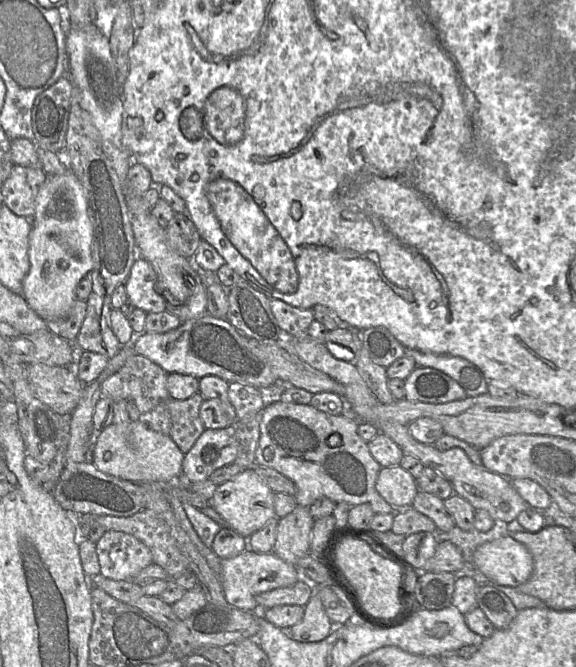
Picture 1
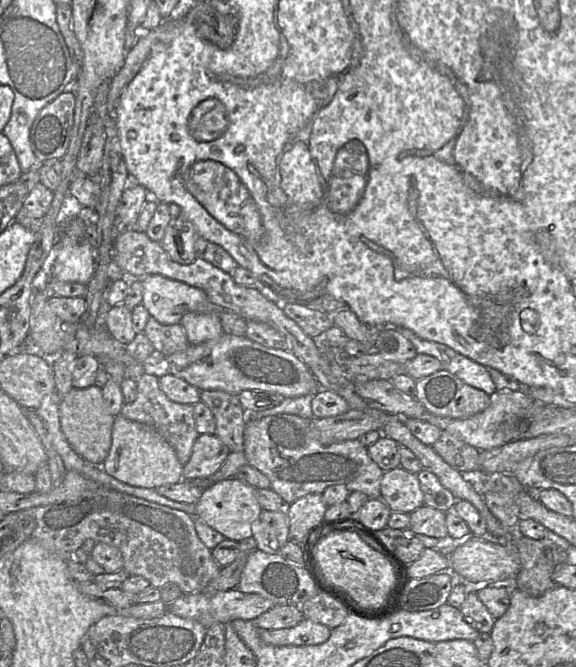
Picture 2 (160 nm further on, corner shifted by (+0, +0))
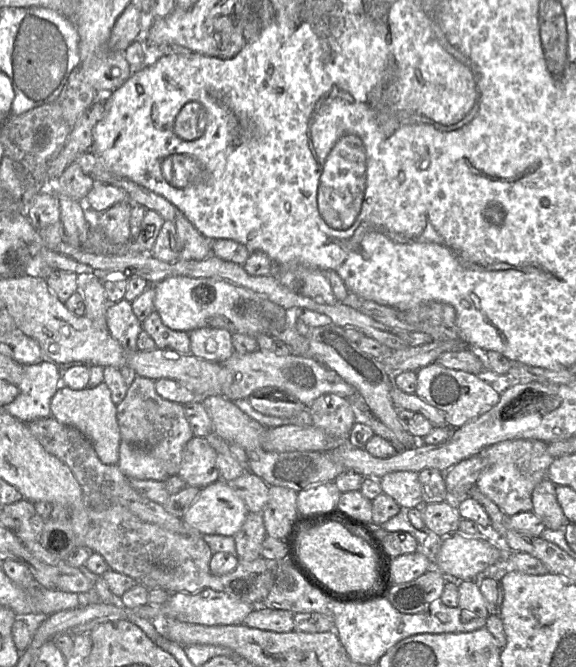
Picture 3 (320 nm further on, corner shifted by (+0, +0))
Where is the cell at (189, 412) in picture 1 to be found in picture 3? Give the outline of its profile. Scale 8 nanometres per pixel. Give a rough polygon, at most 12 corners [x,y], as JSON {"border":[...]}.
{"border":[[137,375],[117,405],[123,441],[177,475],[194,437],[182,404]]}

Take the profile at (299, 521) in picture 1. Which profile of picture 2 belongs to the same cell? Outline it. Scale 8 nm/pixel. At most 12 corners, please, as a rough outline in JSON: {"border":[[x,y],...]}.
{"border":[[322,494],[287,505],[290,540],[302,545],[324,518]]}

